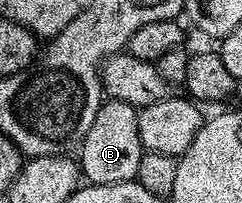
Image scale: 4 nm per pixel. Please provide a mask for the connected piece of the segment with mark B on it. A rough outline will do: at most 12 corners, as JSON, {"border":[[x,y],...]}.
{"border":[[106,98],[79,148],[90,184],[136,180],[137,113]]}

